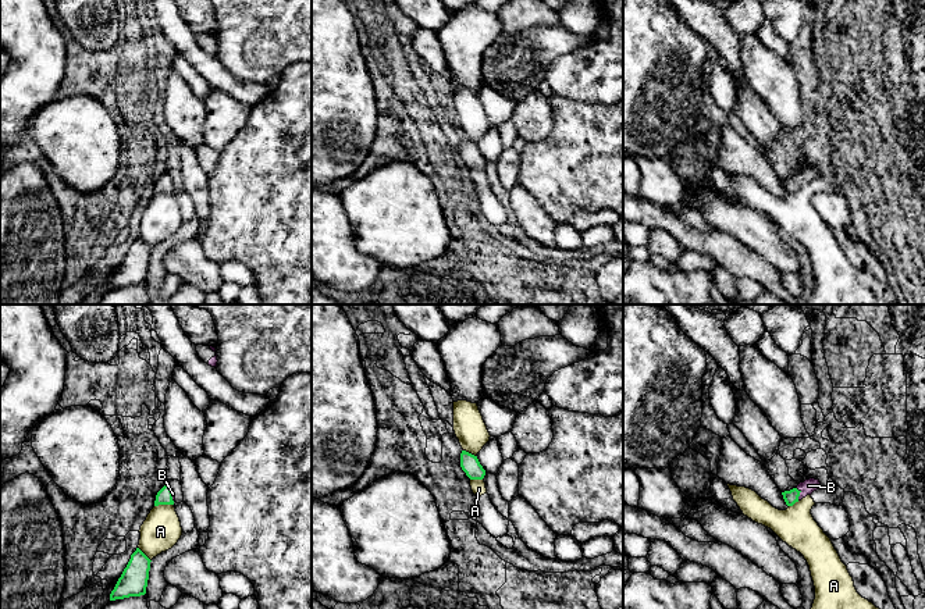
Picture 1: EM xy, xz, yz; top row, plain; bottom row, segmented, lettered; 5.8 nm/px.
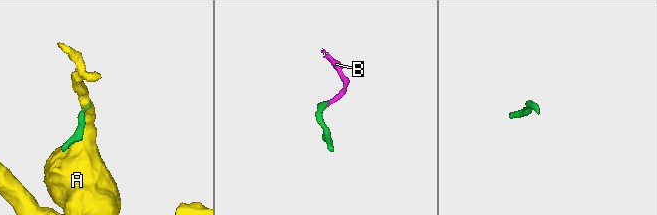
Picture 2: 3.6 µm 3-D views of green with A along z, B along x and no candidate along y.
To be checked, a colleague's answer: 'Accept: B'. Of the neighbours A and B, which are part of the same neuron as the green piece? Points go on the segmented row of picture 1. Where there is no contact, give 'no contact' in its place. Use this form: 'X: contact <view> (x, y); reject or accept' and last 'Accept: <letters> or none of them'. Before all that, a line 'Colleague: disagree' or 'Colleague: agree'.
Colleague: agree
A: contact xy (163, 504); reject
B: contact yz (799, 494); accept
Accept: B

